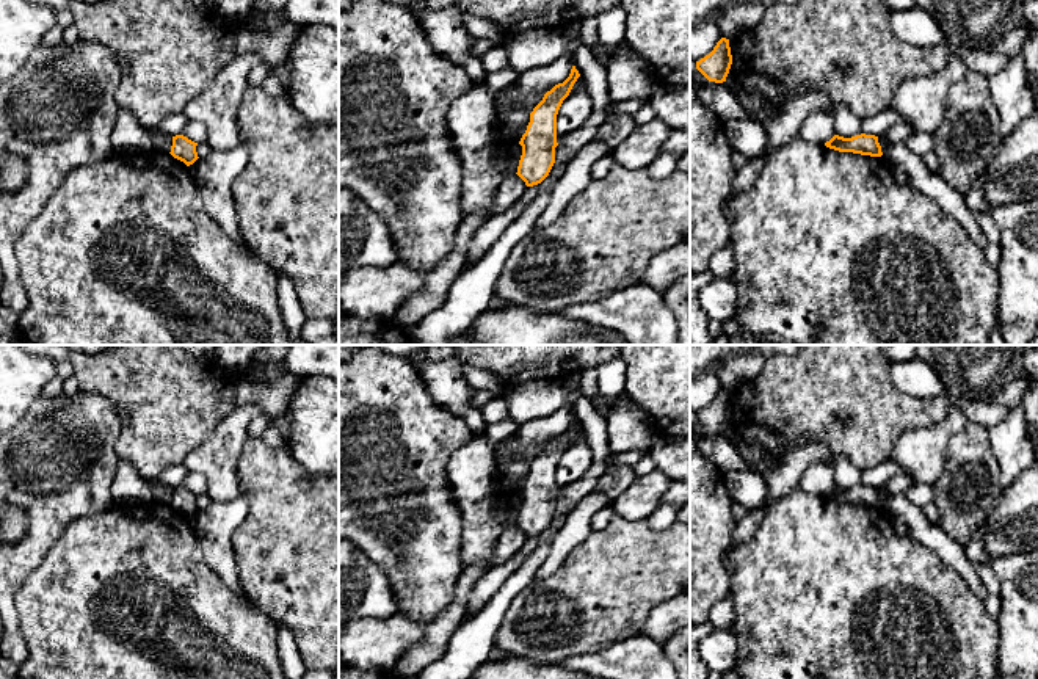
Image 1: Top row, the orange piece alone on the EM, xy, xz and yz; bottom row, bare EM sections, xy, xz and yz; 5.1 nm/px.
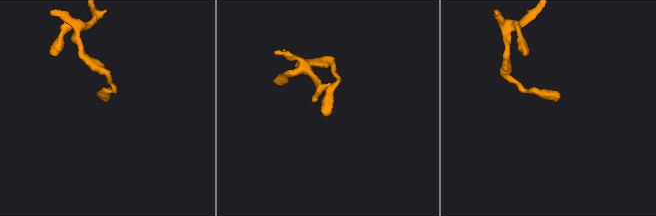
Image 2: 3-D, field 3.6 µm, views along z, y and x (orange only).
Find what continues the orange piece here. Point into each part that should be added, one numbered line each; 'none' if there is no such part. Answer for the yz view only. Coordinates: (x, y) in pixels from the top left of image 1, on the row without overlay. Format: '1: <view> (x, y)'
none

